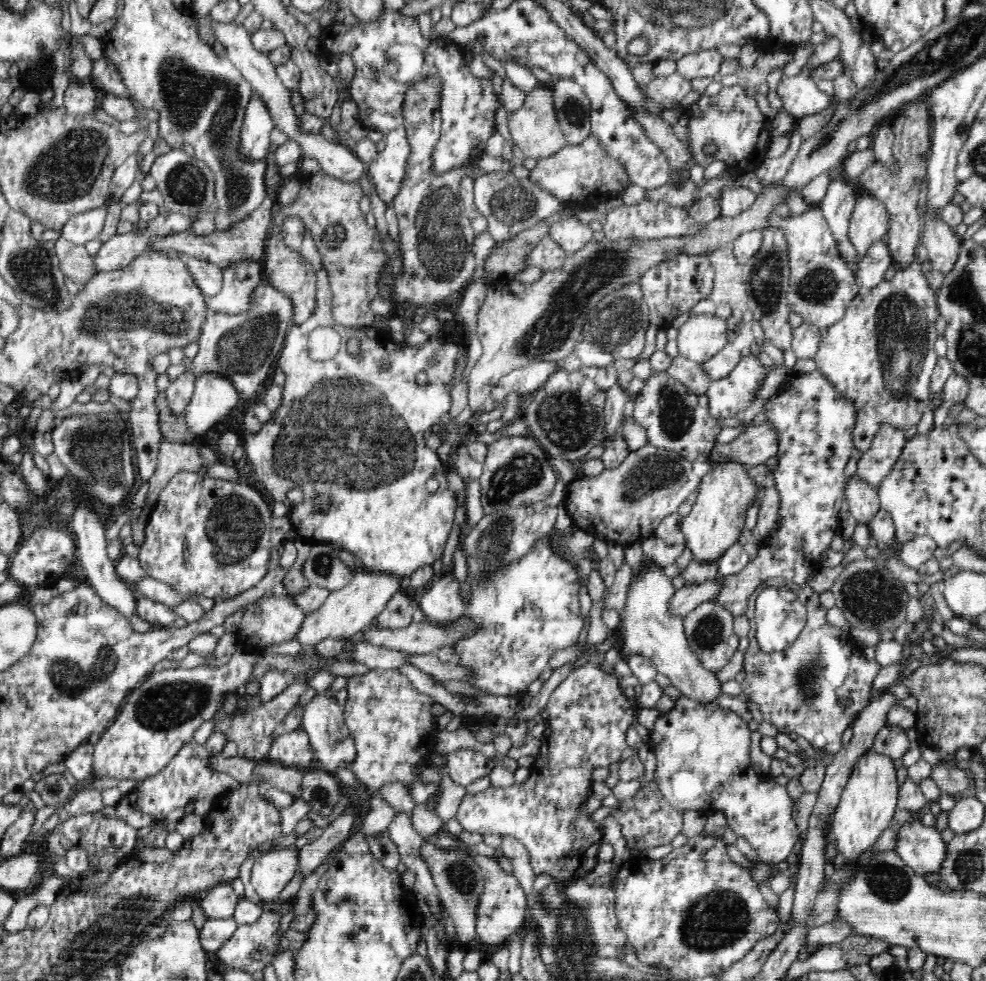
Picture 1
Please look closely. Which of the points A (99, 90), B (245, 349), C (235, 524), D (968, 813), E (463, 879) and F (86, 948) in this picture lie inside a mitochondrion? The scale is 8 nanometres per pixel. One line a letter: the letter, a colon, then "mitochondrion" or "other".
A: other
B: mitochondrion
C: mitochondrion
D: other
E: mitochondrion
F: mitochondrion

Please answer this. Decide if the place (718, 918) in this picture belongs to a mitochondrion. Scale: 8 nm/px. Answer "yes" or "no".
yes

